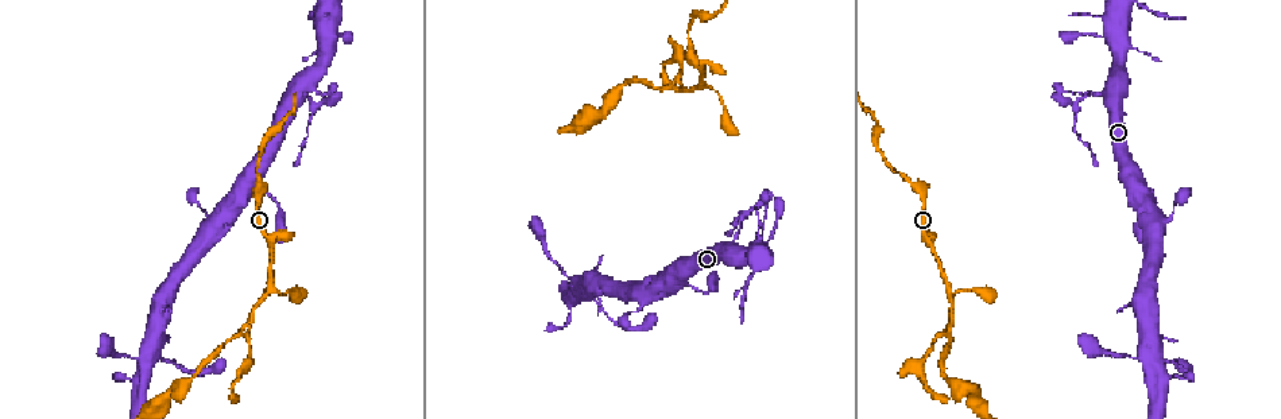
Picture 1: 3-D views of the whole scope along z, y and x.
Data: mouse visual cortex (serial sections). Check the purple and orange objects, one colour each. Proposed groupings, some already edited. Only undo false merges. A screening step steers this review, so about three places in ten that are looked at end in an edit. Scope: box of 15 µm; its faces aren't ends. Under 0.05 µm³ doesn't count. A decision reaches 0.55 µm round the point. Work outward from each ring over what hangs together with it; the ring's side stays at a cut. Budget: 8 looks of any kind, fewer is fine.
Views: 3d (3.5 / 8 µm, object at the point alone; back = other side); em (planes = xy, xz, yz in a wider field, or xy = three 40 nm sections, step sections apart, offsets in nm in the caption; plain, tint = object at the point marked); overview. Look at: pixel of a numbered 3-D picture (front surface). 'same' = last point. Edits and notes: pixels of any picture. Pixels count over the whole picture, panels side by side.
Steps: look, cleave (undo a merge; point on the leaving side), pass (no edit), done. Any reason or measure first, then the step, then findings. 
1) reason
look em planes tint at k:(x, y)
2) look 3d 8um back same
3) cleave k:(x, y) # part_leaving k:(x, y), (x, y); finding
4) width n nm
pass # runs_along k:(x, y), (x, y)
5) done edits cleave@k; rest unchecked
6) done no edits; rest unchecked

sudden change in width
look 3d 3.5um at 1:(317, 108)

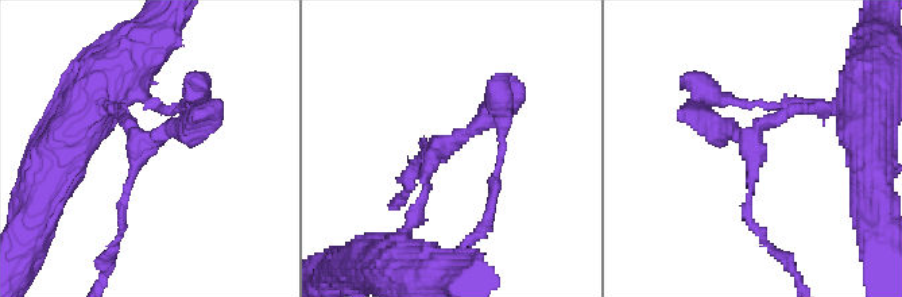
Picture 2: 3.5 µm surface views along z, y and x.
now the EM
look em xy step 2 plain at 2:(748, 139)

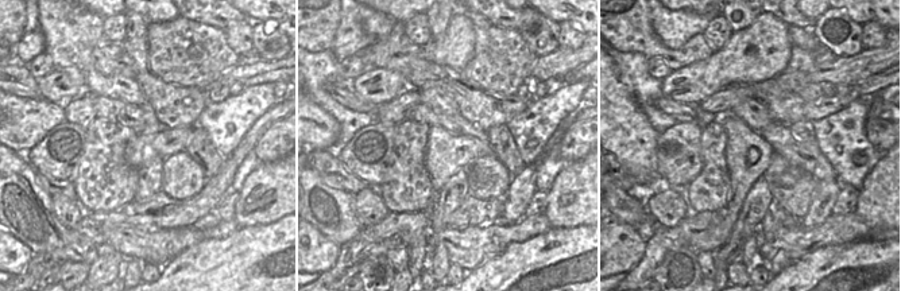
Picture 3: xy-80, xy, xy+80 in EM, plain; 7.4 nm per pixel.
look em xy step 2 tint same

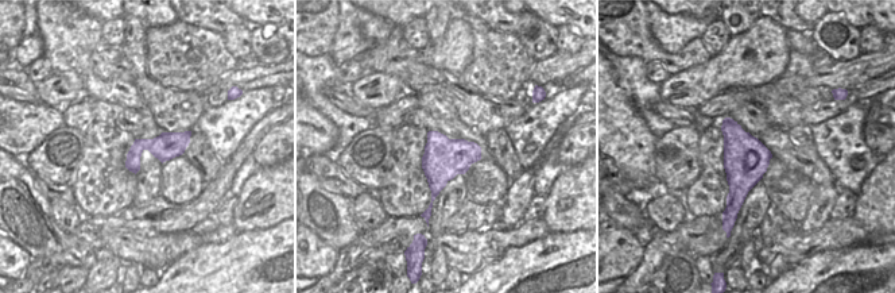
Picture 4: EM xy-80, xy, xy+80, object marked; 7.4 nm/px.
cleave 2:(750, 174) # two cells meet here

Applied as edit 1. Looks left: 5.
look overview

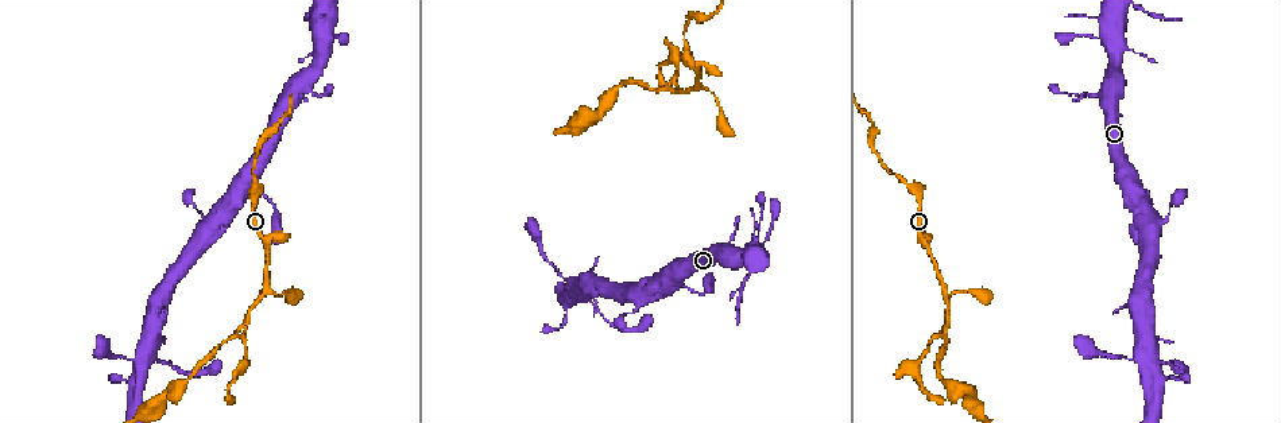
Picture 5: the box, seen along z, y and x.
sudden change in width
look 3d 3.5um back at 5:(309, 78)

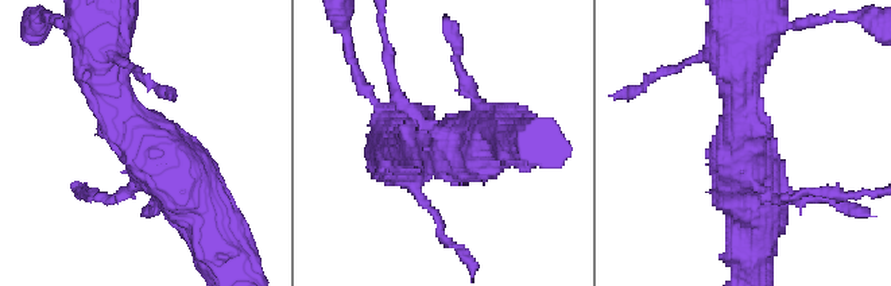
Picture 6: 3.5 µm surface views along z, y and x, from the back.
now the EM
look em xy step 3 tint at 6:(442, 151)

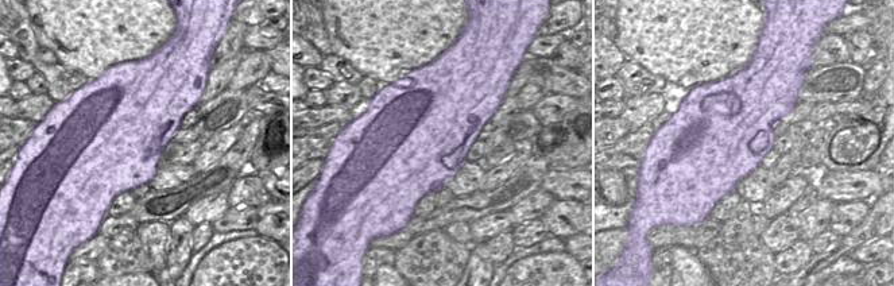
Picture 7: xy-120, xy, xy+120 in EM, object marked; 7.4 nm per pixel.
look em xy step 5 tint same

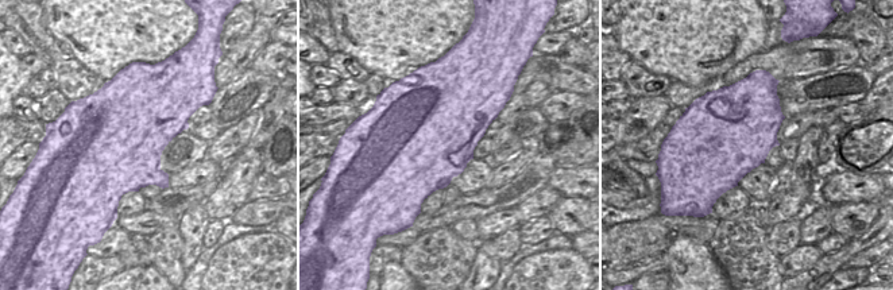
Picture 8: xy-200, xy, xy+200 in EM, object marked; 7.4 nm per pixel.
pass # runs_along 6:(213, 238), (185, 180), (105, 93); continuous, no second cell

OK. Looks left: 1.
done edits cleave@2; rest unchecked

